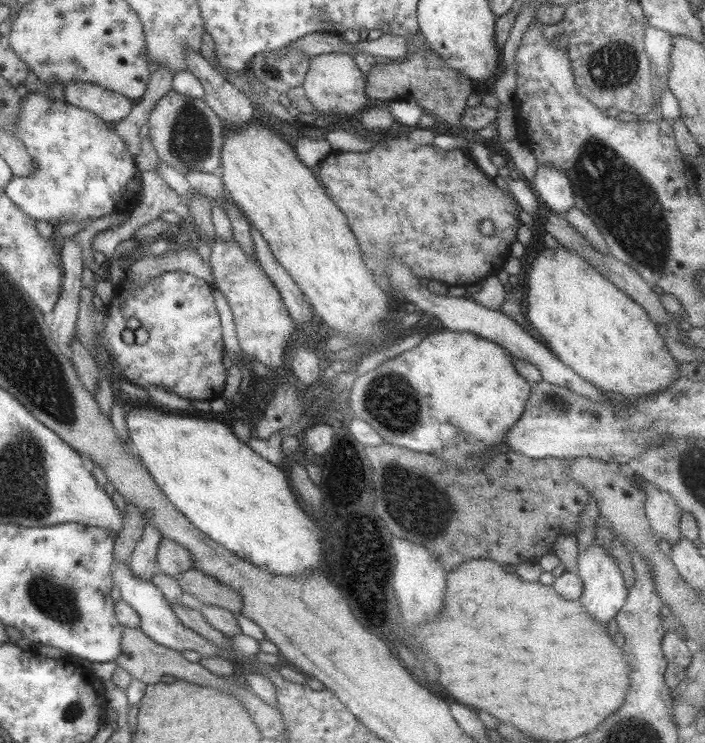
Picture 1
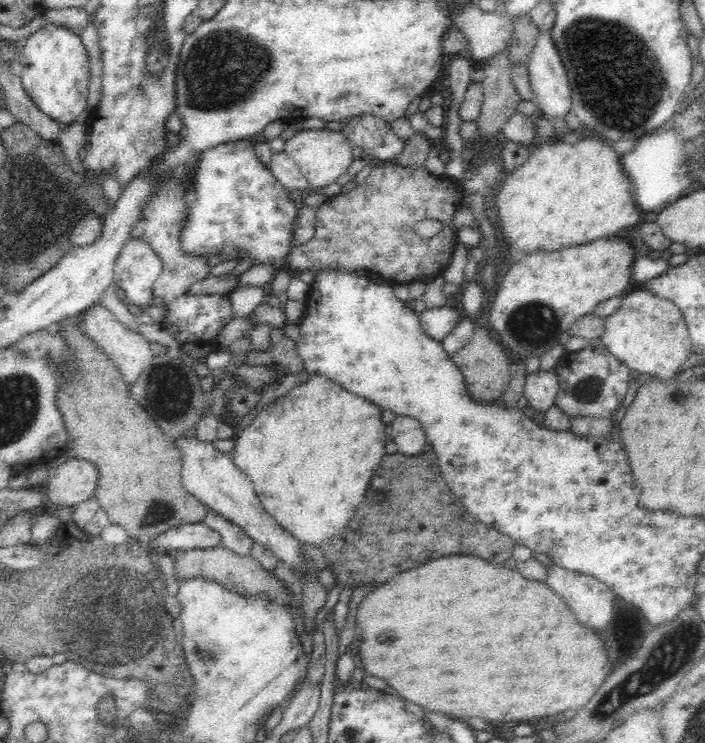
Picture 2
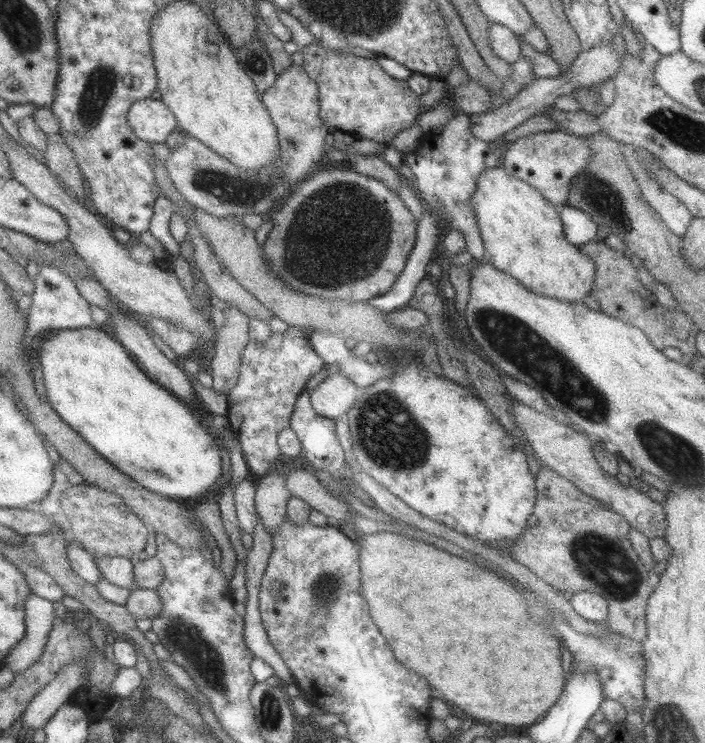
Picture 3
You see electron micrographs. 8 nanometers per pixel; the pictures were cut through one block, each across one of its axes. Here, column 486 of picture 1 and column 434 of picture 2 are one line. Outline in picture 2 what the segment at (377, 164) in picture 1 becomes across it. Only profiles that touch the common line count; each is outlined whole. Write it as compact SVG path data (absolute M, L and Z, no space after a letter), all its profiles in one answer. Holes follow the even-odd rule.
M396 160L387 161L387 164L384 166L375 166L371 169L369 176L366 181L354 188L352 191L348 193L339 193L338 195L334 195L331 198L328 198L324 203L320 205L319 208L316 209L316 223L315 223L315 234L314 236L304 244L294 244L294 246L290 249L288 257L288 264L292 268L296 268L296 270L310 270L312 272L316 272L318 270L324 270L324 268L337 268L338 270L350 270L356 271L358 269L366 269L366 270L374 270L374 272L378 272L378 274L382 274L384 276L386 282L392 284L401 284L408 283L413 281L422 281L423 279L436 276L438 274L442 274L445 268L450 264L452 260L452 253L454 250L455 242L455 230L451 229L450 222L454 218L454 214L461 209L461 203L463 201L464 195L462 194L462 189L458 189L454 180L446 179L446 177L436 177L434 175L430 175L428 171L426 171L426 167L422 165L417 169L408 169L408 167L402 167L402 165L398 165ZM426 218L434 218L434 220L440 220L442 224L444 224L444 230L440 232L440 234L436 234L436 236L432 236L430 240L422 240L418 234L416 234L416 230L414 230L414 226L420 222L420 220L426 220Z

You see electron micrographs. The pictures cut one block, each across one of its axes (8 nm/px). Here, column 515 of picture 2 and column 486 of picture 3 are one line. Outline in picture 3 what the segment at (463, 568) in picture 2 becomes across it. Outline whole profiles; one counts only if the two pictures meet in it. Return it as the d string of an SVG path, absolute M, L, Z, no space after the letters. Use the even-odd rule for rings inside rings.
M377 531L371 534L359 534L358 539L358 564L360 567L360 582L363 588L363 598L369 604L369 614L373 618L373 622L377 624L379 632L385 636L387 644L391 646L397 662L405 664L407 668L415 670L417 674L425 674L425 680L443 694L443 698L447 702L453 702L455 706L459 706L461 710L465 710L473 719L478 721L497 722L497 724L512 726L529 726L533 722L538 722L549 706L555 703L560 696L561 688L564 688L563 682L563 666L561 666L561 650L559 650L559 640L553 636L541 636L537 632L533 632L533 622L527 616L527 606L521 598L521 594L517 590L513 590L509 584L505 584L505 580L496 576L491 571L483 570L480 566L472 564L469 560L438 549L432 544L424 543L417 538L408 537L405 534L393 533L388 531Z

